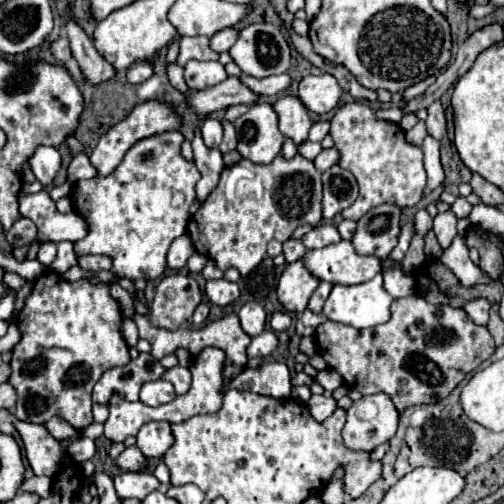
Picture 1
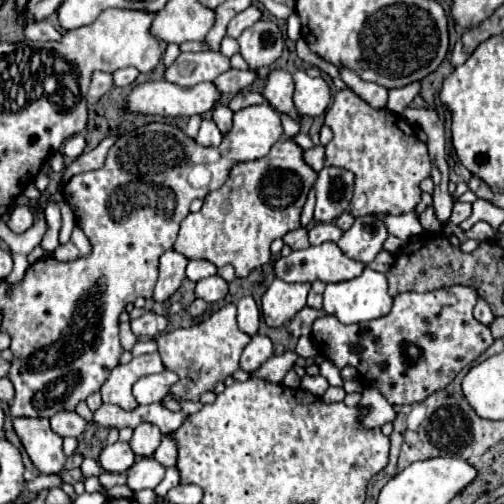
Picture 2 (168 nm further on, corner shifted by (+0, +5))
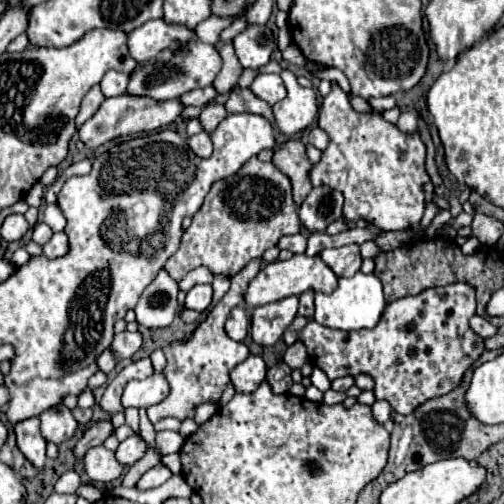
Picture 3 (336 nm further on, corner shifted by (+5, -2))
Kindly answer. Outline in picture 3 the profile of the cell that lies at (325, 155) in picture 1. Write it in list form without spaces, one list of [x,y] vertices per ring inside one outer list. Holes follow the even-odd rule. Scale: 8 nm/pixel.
[[[298,139],[282,143],[278,149],[274,149],[272,163],[290,179],[294,201],[296,205],[302,205],[306,195],[312,191],[310,183],[312,163],[306,155],[306,145]]]

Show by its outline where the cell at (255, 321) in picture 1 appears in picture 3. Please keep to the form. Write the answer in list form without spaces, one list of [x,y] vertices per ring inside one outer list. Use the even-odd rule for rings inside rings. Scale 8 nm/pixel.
[[[234,307],[228,321],[226,321],[226,333],[234,341],[242,341],[248,335],[250,329],[250,319],[246,315],[244,307]]]

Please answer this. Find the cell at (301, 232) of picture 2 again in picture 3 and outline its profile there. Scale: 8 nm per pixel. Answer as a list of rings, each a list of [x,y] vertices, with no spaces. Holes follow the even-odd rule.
[[[300,233],[294,235],[294,237],[282,237],[278,241],[278,247],[280,249],[288,249],[292,253],[304,253],[306,251],[306,237],[302,237]]]

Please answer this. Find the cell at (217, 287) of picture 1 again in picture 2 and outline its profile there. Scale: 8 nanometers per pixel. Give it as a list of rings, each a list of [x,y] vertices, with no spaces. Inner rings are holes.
[[[221,276],[203,278],[197,282],[197,288],[195,288],[195,296],[205,302],[223,300],[227,296],[227,292],[229,292],[229,284]]]

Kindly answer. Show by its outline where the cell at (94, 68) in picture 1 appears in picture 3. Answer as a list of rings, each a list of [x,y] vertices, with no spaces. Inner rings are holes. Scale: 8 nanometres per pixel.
[[[94,85],[94,87],[86,93],[86,97],[82,99],[82,107],[80,107],[78,115],[76,115],[76,125],[82,125],[86,119],[90,119],[90,117],[98,111],[98,107],[102,105],[102,101],[104,101],[104,95],[102,95],[100,87]]]

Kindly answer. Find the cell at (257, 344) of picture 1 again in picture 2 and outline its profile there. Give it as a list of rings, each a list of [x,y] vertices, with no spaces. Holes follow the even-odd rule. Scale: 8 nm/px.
[[[255,334],[251,342],[245,346],[241,354],[241,368],[247,372],[253,372],[259,364],[263,364],[273,354],[273,342],[267,336]]]

